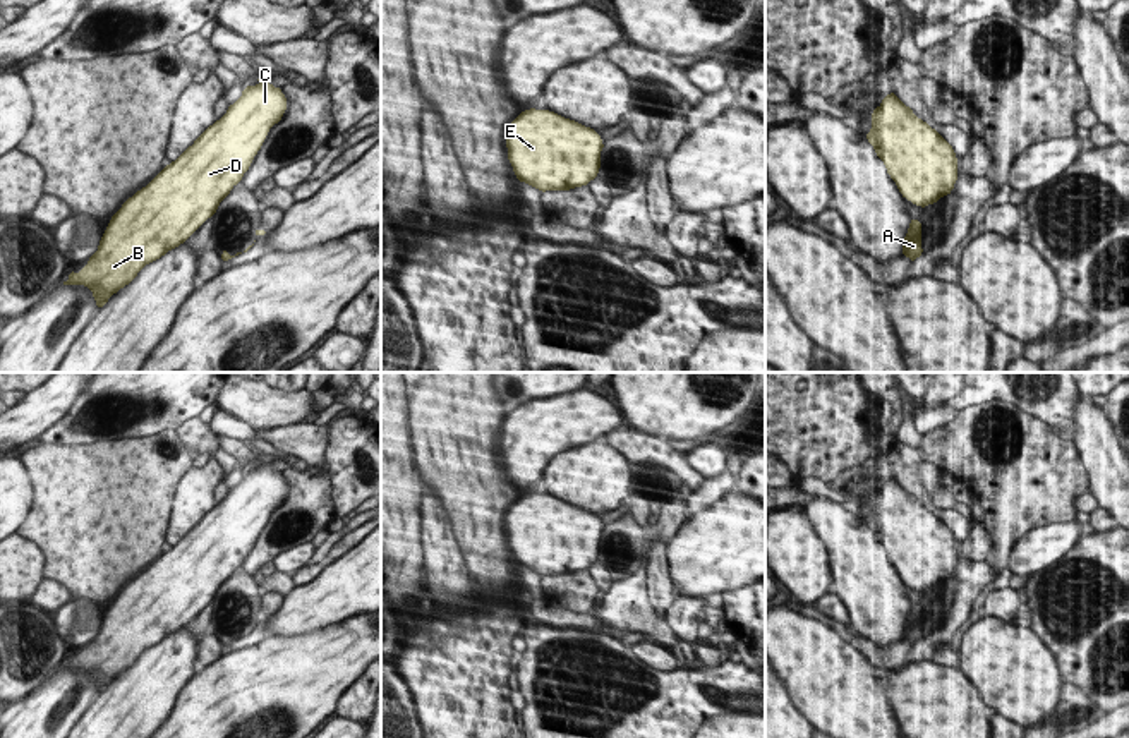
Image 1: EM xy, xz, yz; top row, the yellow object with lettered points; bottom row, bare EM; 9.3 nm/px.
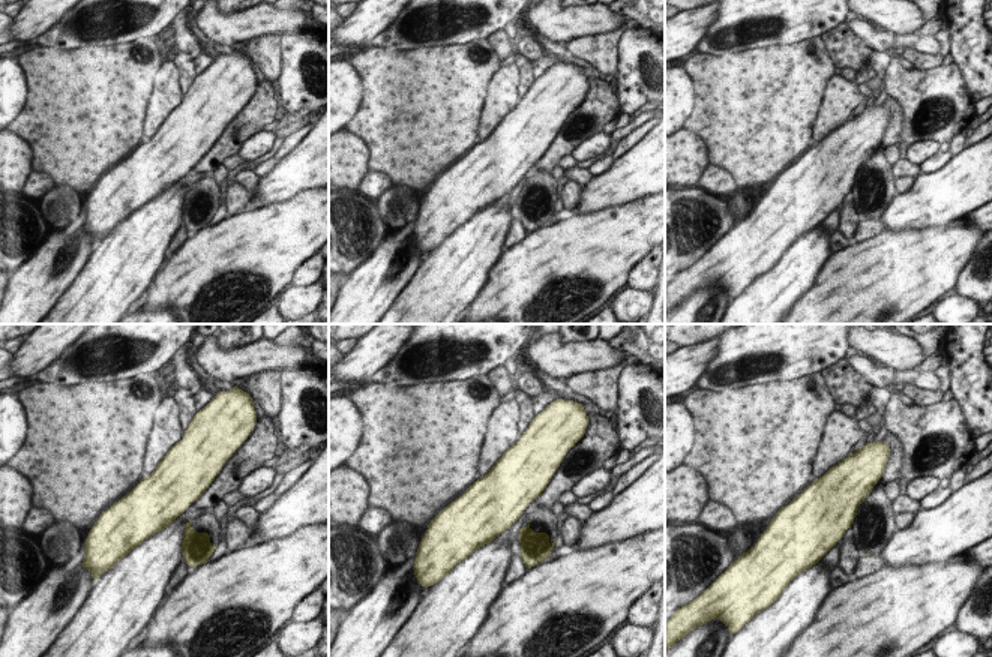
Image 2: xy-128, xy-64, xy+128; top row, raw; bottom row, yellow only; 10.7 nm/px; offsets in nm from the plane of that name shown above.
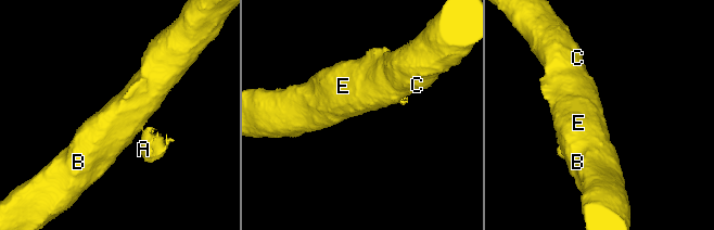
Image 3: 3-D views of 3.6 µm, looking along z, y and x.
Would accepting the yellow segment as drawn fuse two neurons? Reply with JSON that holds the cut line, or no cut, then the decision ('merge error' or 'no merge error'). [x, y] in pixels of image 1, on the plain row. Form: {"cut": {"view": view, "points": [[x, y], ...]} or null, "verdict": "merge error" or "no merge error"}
{"cut": {"view": "xy", "points": [[218, 587], [213, 598]]}, "verdict": "merge error"}

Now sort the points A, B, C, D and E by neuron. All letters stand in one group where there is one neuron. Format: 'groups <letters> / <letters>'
groups A / B C D E

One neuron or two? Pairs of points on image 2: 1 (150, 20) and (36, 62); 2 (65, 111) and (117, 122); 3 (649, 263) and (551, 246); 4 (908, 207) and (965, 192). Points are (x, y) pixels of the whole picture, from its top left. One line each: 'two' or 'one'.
1: two
2: one
3: two
4: one

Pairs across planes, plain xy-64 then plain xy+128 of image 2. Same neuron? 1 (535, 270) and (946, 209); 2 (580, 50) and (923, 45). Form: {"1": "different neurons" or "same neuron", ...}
{"1": "different neurons", "2": "same neuron"}

